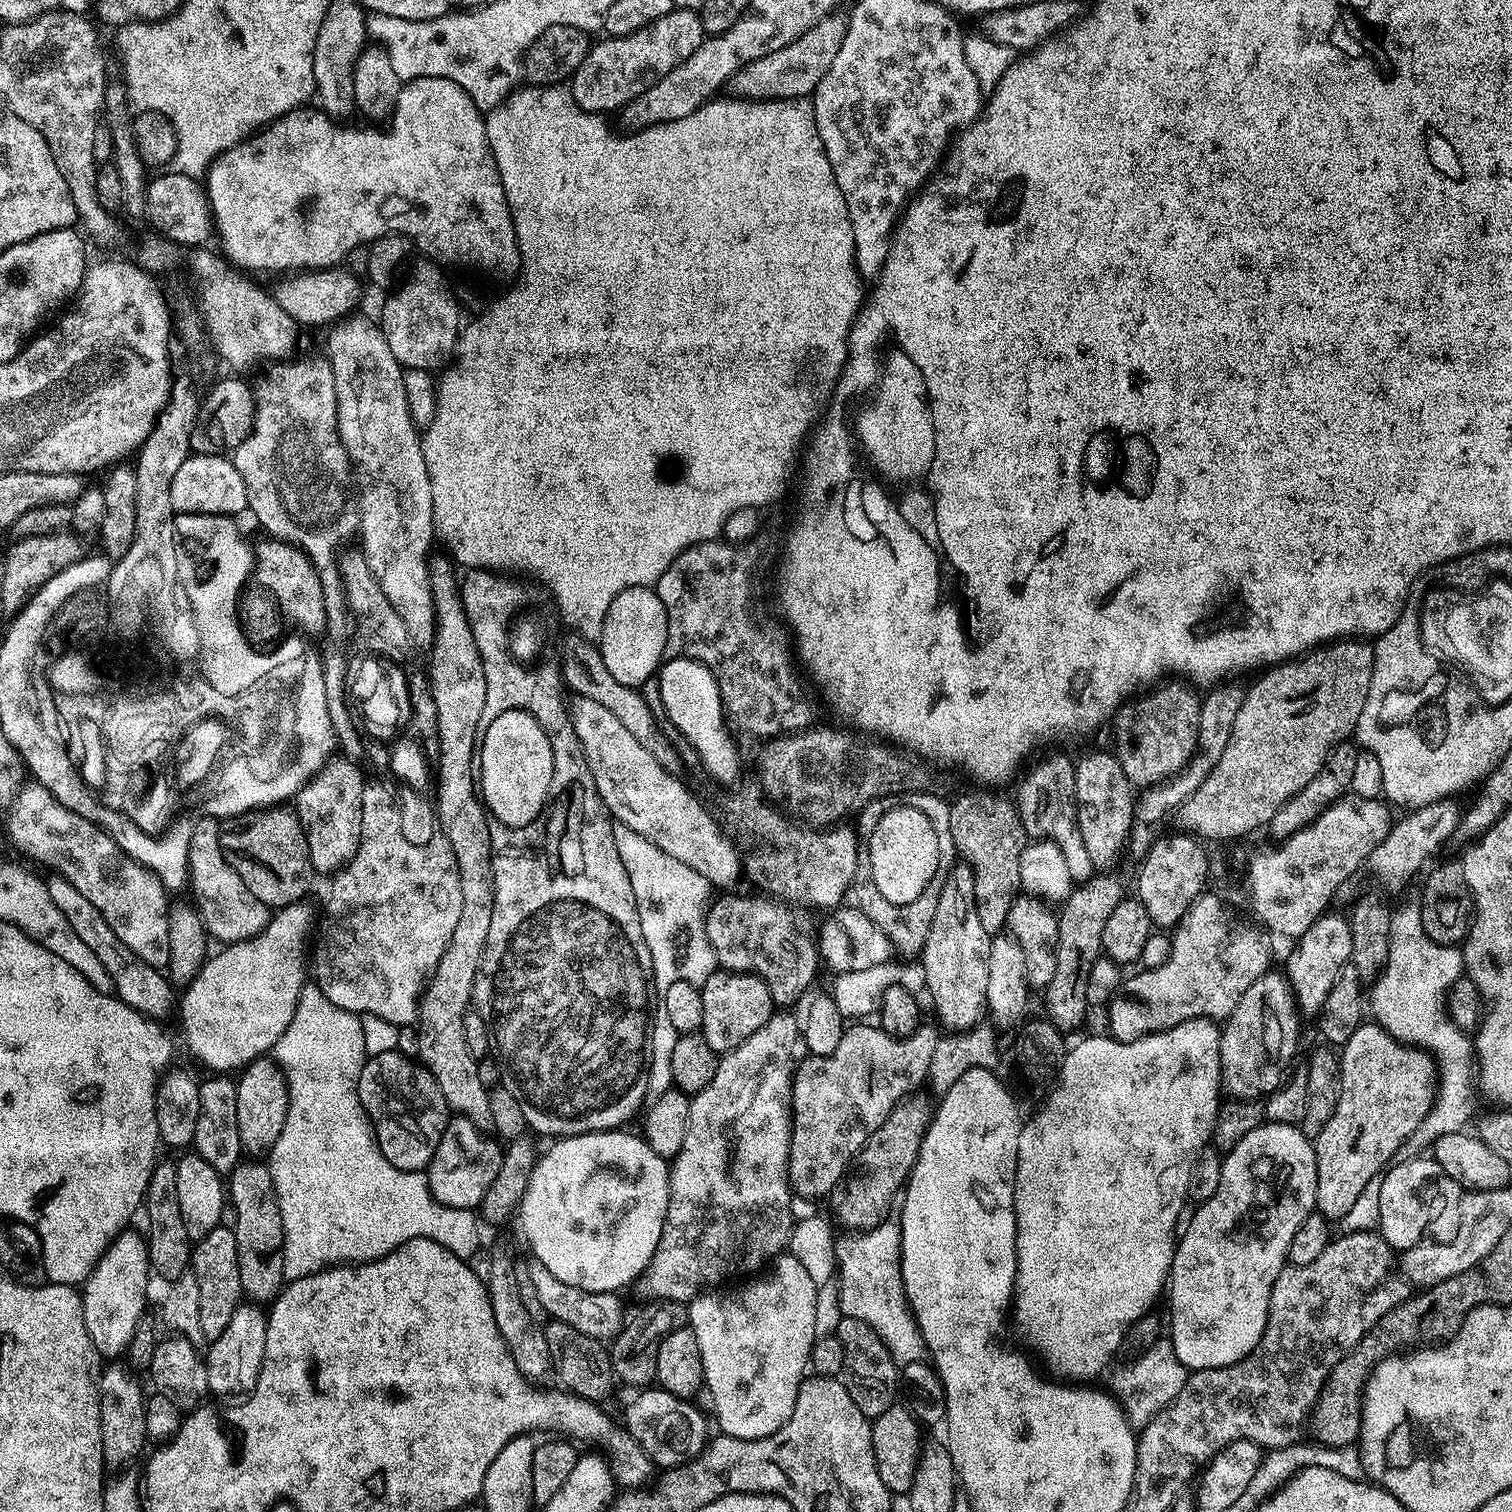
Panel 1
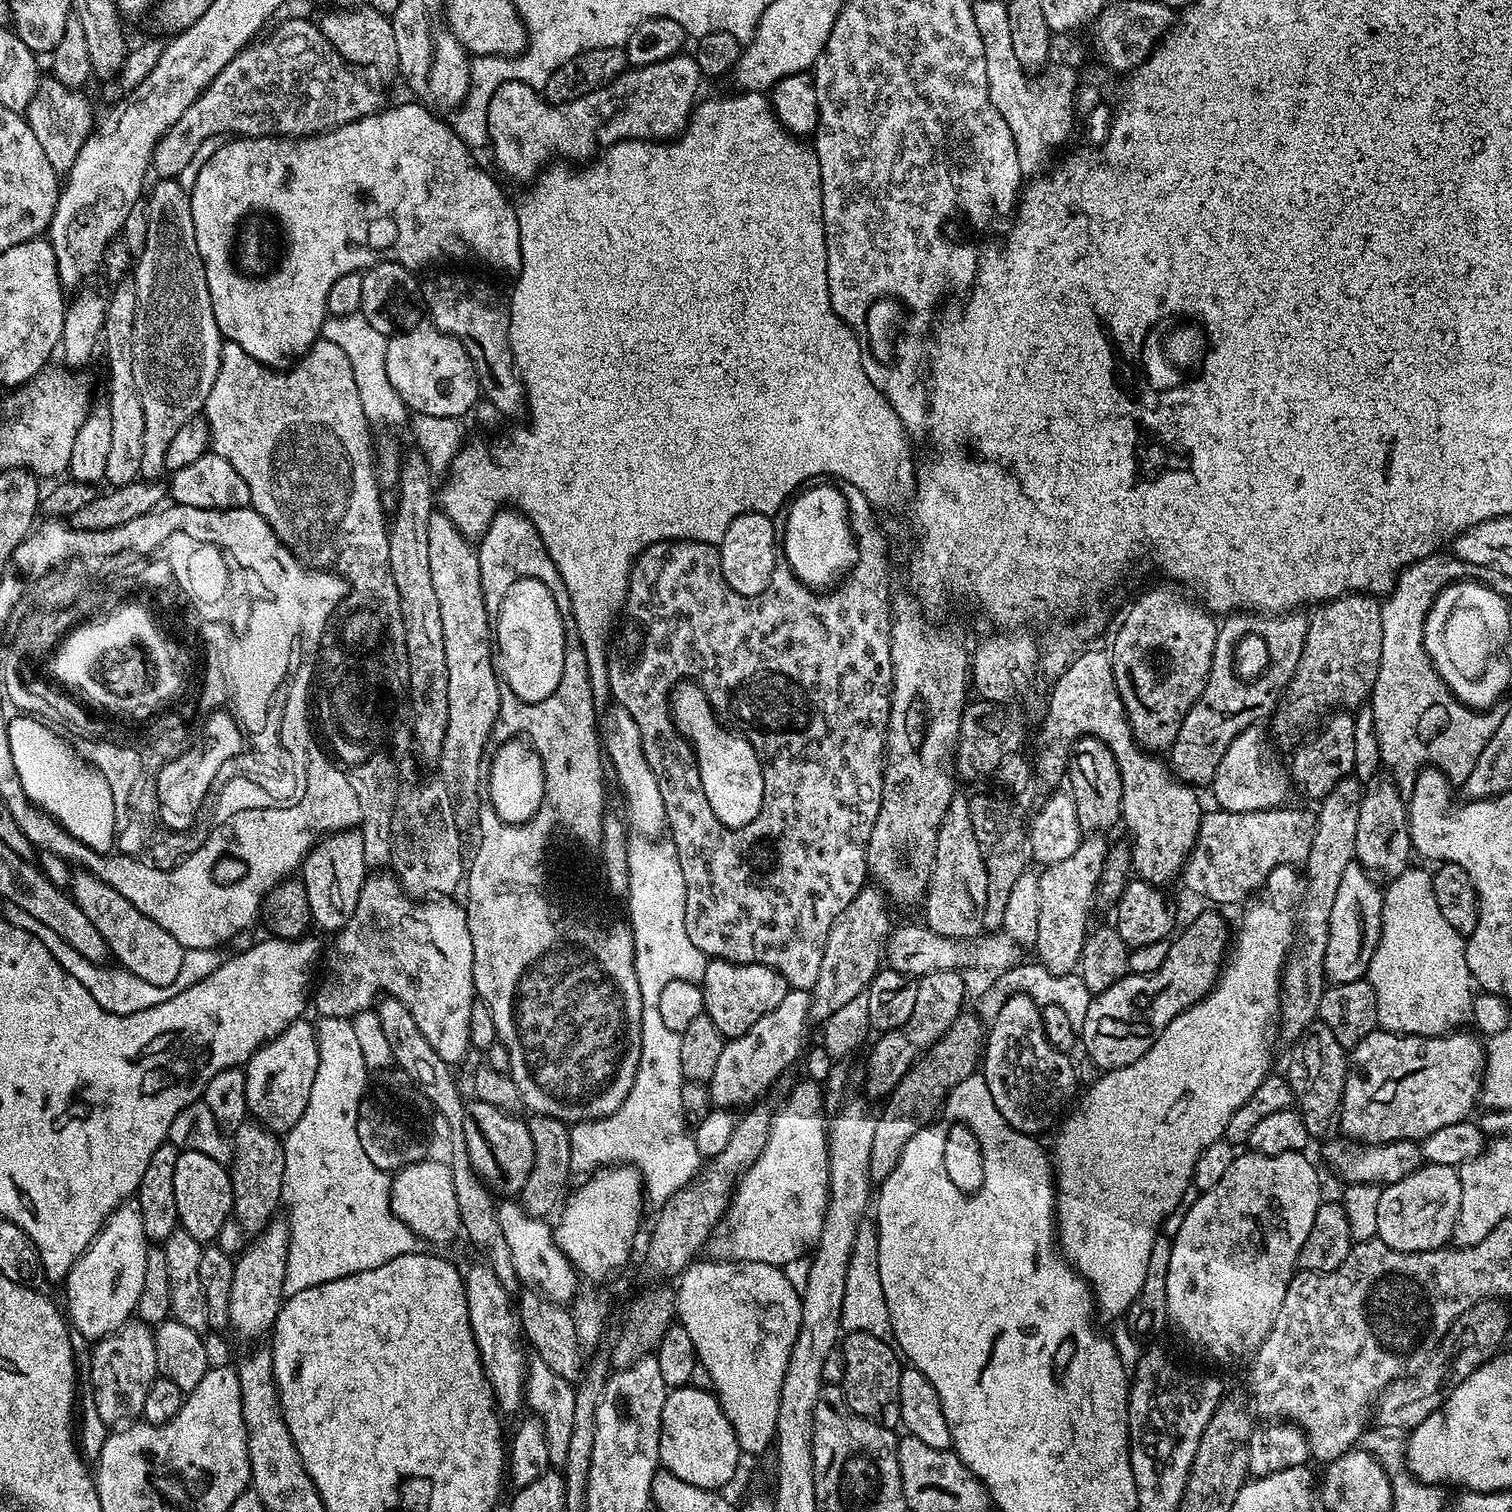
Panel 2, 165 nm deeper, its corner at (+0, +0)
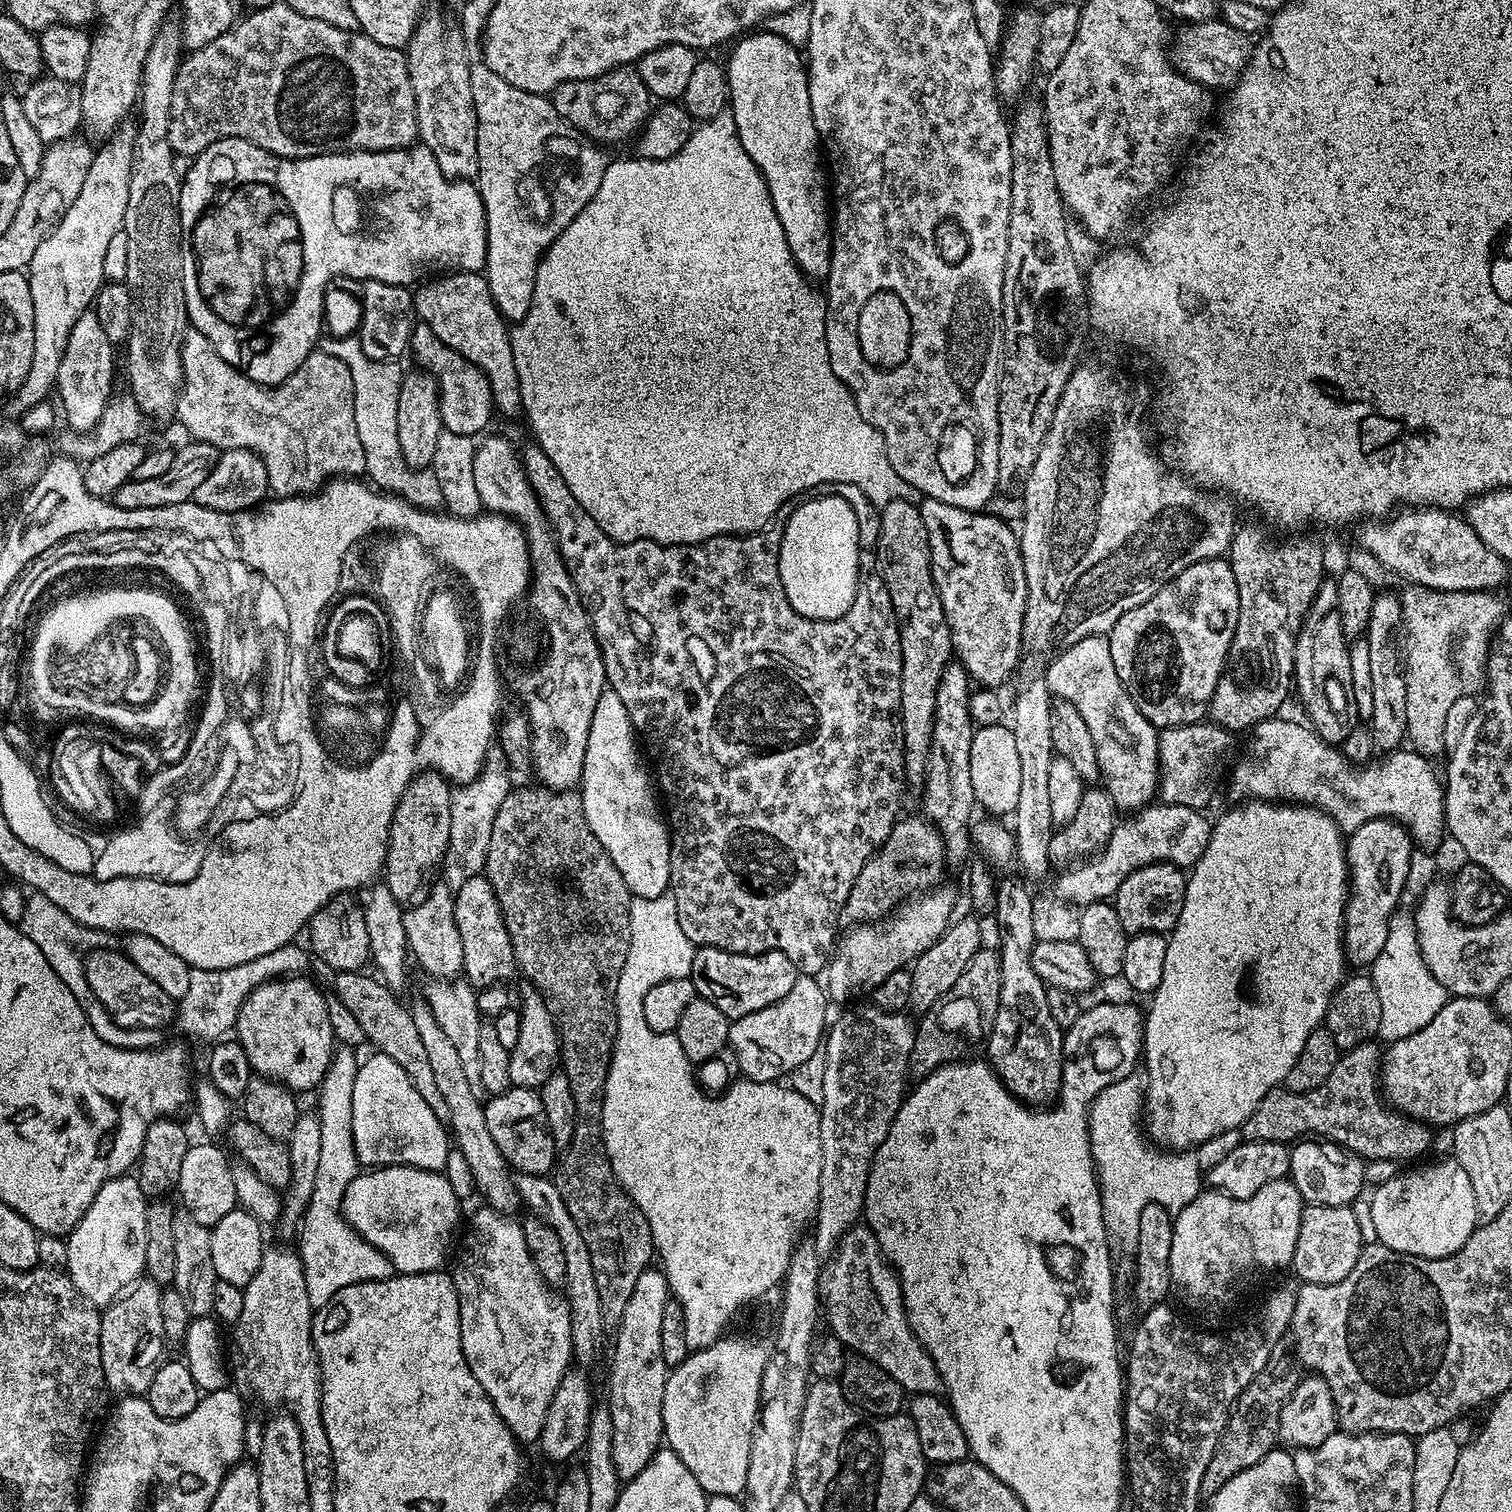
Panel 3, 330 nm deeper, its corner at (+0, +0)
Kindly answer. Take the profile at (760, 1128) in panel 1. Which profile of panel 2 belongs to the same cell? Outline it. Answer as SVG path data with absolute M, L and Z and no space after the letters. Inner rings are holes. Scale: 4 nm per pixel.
M793 988L782 1002L778 1002L778 1006L774 1006L774 1010L770 1010L770 1014L758 1018L746 1034L733 1036L725 1043L718 1066L711 1080L707 1081L708 1092L717 1109L736 1110L739 1104L751 1105L798 1056L801 1057L806 1048L804 1039L810 1029L809 1006L809 993L802 988Z

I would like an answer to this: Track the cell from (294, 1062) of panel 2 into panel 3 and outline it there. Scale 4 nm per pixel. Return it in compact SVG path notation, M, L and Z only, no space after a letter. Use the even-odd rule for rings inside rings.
M289 975L258 985L242 1002L234 1027L253 1073L285 1084L300 1094L307 1088L319 1089L334 1051L327 995L304 979L308 978Z

